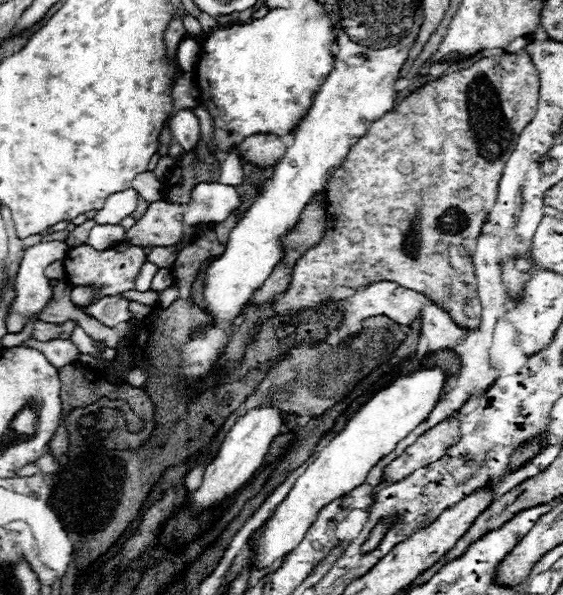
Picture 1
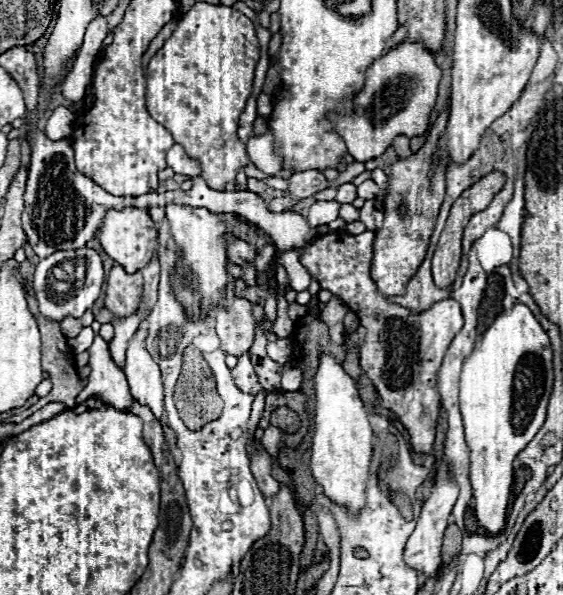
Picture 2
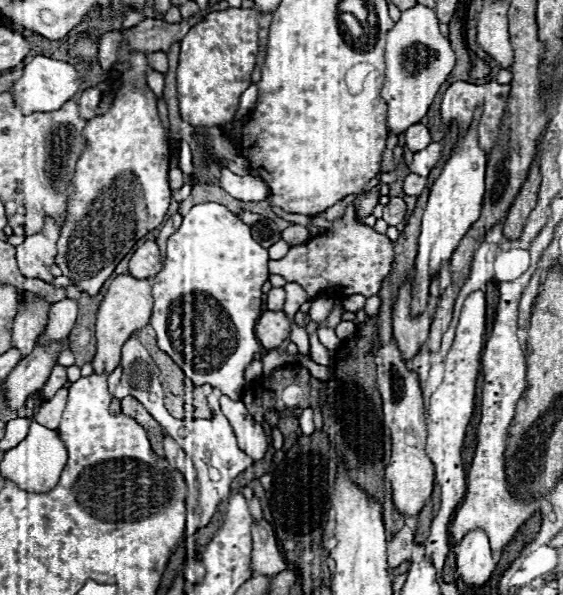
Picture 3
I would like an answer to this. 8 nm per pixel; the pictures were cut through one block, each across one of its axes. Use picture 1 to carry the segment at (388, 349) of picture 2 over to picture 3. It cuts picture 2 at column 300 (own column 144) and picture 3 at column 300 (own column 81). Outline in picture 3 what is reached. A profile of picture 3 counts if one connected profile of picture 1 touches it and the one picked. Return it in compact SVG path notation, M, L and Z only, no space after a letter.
M346 206L344 216L334 220L332 228L310 238L302 246L292 246L282 260L269 260L268 268L270 274L280 274L286 282L300 284L306 290L308 300L312 300L320 292L330 296L378 294L382 280L390 274L392 262L394 250L386 234L380 234L372 226L358 222L354 208Z

